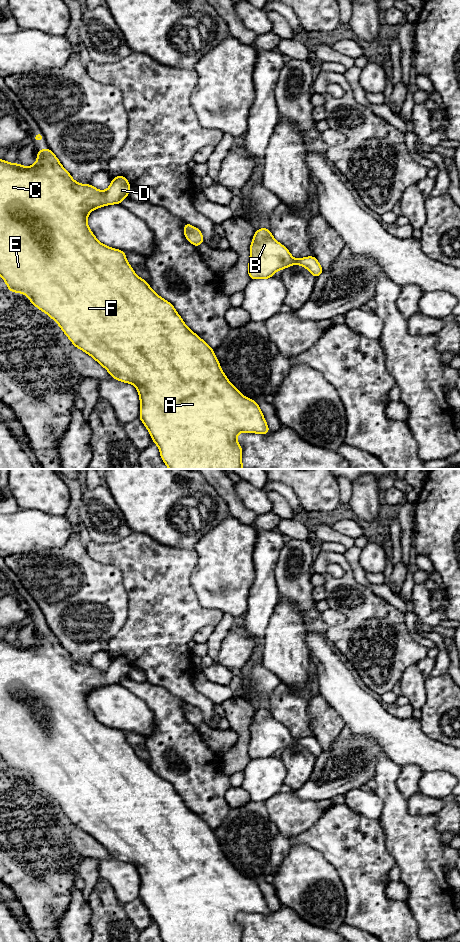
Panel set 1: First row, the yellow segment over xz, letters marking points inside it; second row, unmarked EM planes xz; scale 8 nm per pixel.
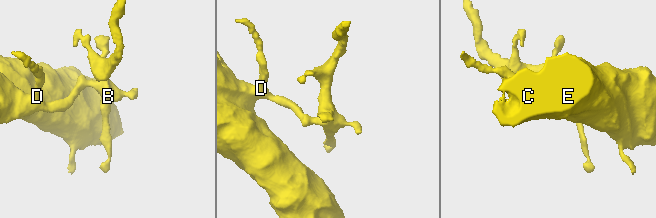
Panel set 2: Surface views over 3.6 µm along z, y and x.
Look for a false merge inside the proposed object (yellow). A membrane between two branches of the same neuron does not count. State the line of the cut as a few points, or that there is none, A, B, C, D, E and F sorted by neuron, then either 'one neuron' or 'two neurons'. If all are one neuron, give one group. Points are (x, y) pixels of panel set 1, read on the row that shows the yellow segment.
cut none; groups A B C D E F; one neuron

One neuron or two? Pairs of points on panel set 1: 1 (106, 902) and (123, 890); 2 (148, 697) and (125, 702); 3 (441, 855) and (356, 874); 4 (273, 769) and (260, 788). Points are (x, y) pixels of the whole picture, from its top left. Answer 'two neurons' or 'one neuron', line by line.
1: two neurons
2: two neurons
3: two neurons
4: one neuron

